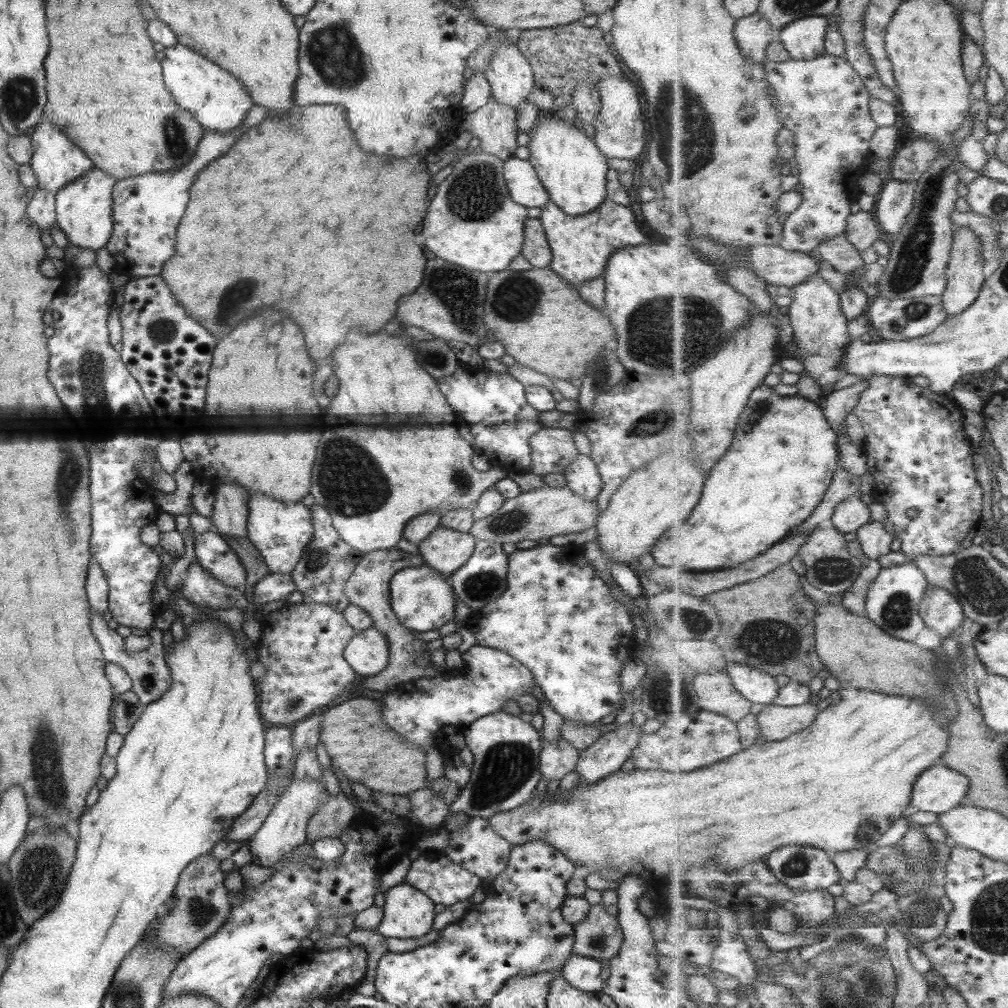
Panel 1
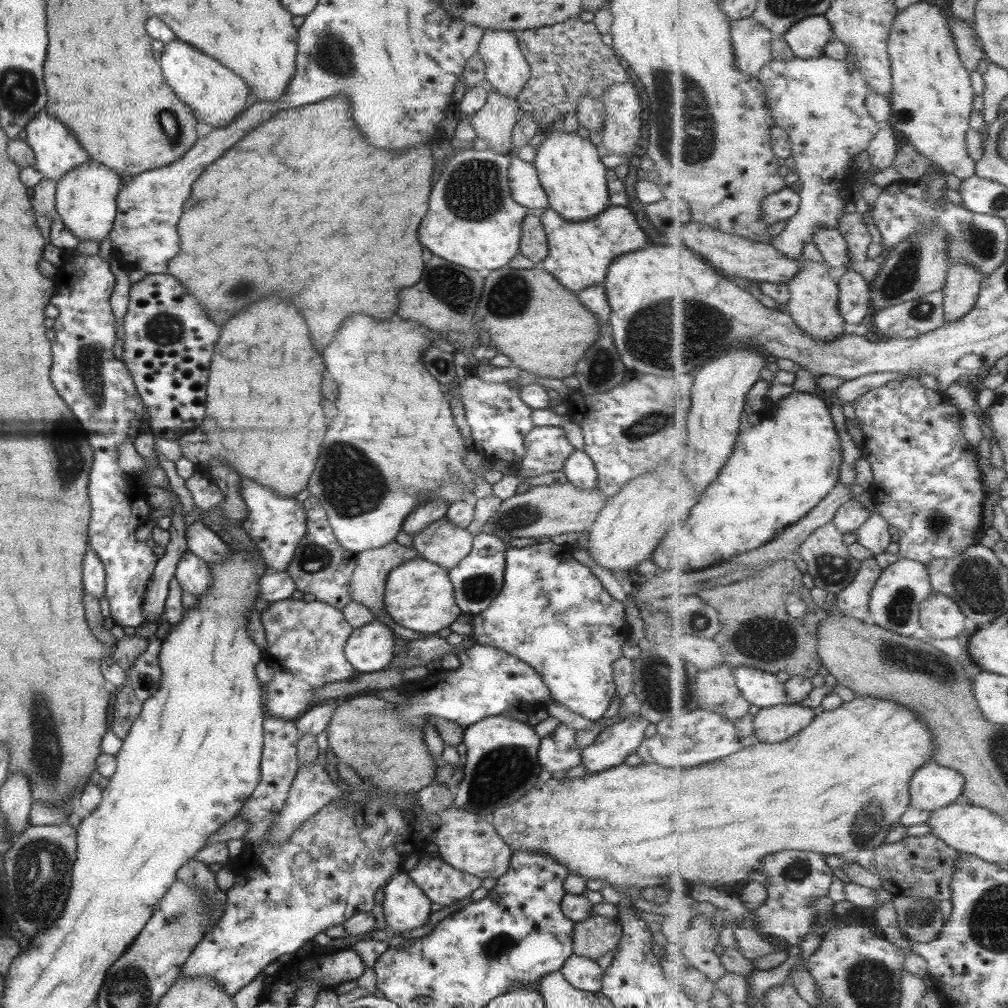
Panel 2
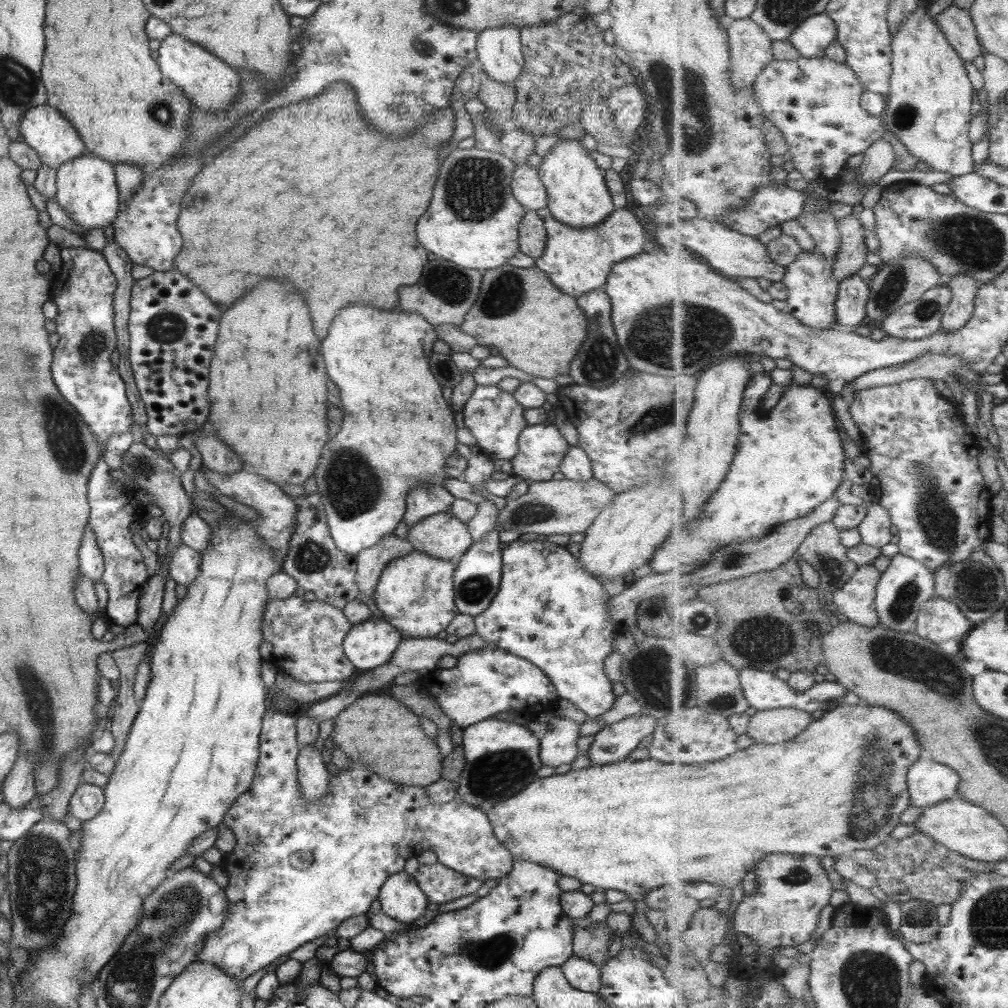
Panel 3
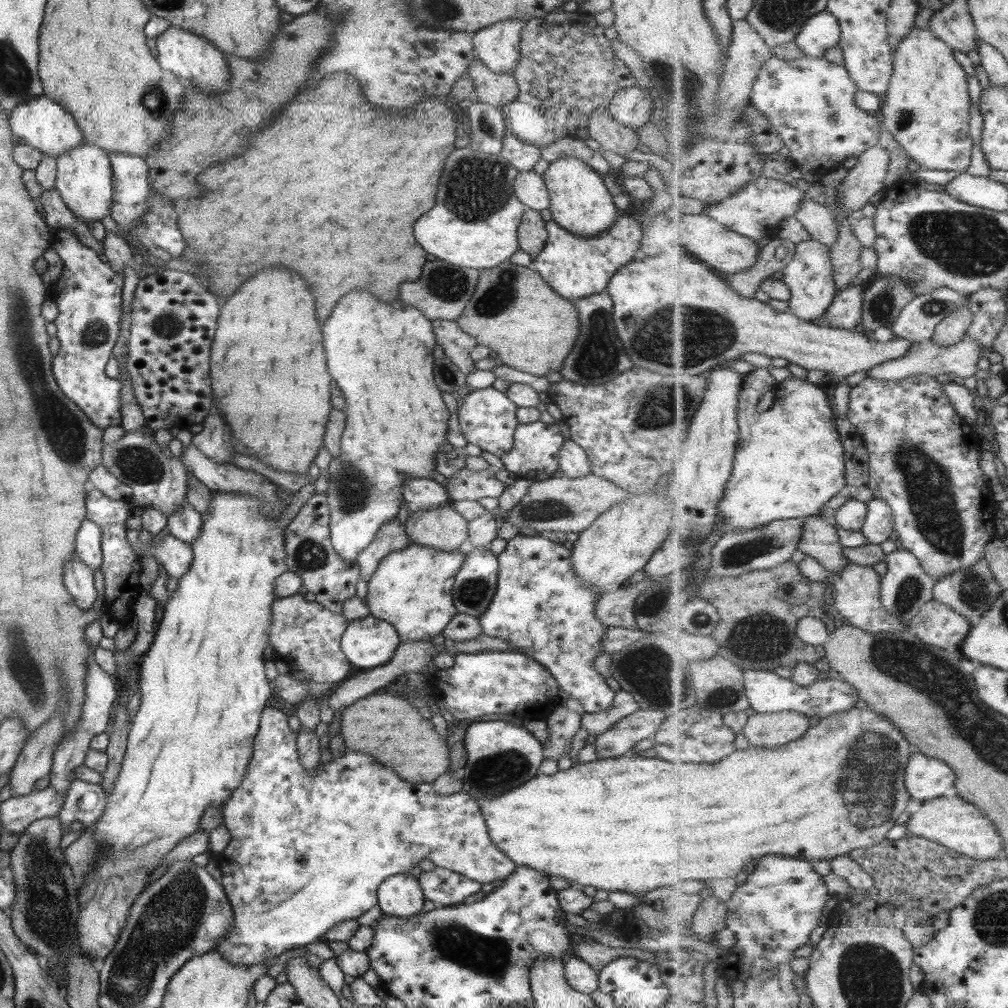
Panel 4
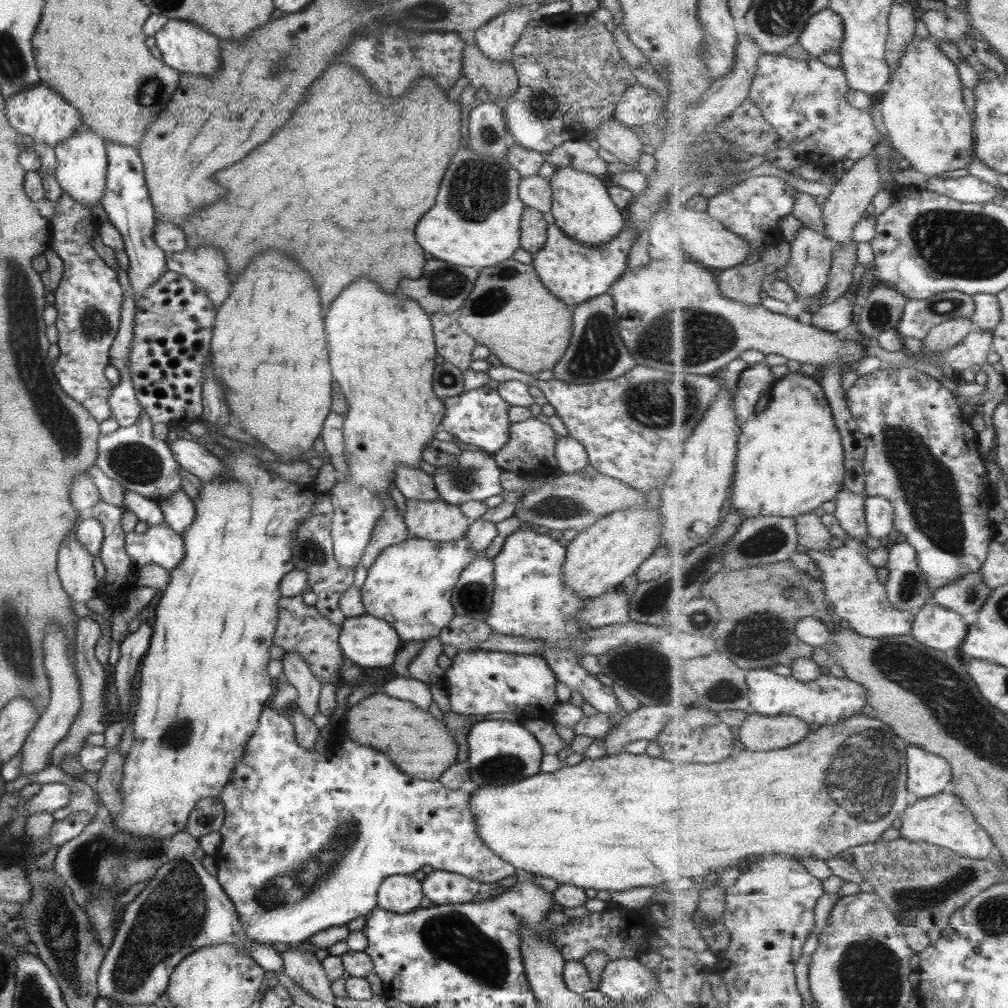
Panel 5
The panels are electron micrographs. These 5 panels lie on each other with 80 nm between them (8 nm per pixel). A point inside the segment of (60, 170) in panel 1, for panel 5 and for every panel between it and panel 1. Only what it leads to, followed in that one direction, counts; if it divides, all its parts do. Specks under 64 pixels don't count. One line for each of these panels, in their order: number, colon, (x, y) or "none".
2: (55, 150)
3: (49, 134)
4: (43, 124)
5: (40, 113)

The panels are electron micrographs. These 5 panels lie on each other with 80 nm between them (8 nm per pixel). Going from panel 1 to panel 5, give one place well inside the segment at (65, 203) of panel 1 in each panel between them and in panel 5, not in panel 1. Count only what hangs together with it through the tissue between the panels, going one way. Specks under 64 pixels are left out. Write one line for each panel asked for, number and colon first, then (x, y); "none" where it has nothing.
2: (85, 198)
3: (85, 186)
4: (83, 174)
5: (81, 164)

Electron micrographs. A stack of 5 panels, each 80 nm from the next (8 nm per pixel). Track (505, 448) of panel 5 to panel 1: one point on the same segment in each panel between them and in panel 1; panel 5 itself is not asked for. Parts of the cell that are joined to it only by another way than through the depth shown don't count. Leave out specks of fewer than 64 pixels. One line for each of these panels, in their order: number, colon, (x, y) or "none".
1: (551, 449)
2: (546, 448)
3: (540, 447)
4: (533, 453)

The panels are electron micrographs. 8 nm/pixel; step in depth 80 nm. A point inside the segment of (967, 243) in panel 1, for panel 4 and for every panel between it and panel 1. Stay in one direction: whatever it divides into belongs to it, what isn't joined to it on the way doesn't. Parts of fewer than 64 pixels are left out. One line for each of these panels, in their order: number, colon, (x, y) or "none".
2: (962, 290)
3: (960, 310)
4: (953, 329)

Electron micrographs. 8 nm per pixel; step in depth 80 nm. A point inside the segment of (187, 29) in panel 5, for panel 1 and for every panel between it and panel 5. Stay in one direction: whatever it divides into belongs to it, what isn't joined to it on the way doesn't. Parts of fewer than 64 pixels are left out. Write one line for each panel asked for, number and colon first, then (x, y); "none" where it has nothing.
1: (217, 101)
2: (215, 95)
3: (210, 84)
4: (192, 58)

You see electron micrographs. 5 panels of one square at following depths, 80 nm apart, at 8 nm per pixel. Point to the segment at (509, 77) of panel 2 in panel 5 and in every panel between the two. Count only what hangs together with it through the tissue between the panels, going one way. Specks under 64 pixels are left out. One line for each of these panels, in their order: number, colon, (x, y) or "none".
3: (498, 50)
4: (497, 46)
5: (495, 38)

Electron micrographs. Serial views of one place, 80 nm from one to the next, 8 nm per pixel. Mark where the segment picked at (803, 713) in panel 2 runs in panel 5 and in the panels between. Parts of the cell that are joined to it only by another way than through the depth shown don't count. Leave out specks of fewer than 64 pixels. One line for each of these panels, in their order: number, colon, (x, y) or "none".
3: (774, 726)
4: (763, 729)
5: (759, 733)

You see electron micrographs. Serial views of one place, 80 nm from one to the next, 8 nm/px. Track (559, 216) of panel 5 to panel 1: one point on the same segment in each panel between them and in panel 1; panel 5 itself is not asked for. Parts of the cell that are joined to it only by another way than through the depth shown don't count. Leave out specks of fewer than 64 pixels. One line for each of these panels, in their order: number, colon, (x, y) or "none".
1: (571, 169)
2: (569, 169)
3: (576, 194)
4: (579, 203)

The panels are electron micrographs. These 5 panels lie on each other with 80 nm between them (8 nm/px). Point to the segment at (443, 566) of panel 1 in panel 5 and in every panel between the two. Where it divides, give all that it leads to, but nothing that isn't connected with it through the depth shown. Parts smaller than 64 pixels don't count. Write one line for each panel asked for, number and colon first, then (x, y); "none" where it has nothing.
2: (441, 542)
3: (441, 535)
4: (441, 527)
5: (434, 520)

